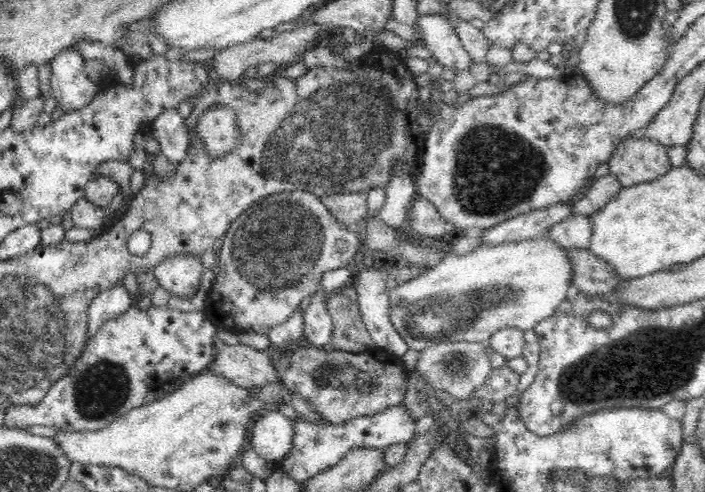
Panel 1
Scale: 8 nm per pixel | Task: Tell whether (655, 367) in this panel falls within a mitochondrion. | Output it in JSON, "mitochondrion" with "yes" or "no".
{"mitochondrion":"yes"}

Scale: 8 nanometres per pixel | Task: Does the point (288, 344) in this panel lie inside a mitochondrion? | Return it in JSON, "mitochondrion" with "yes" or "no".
{"mitochondrion":"no"}

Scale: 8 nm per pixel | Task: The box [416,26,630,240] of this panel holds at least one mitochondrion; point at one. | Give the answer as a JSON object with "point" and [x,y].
{"point":[495,170]}

